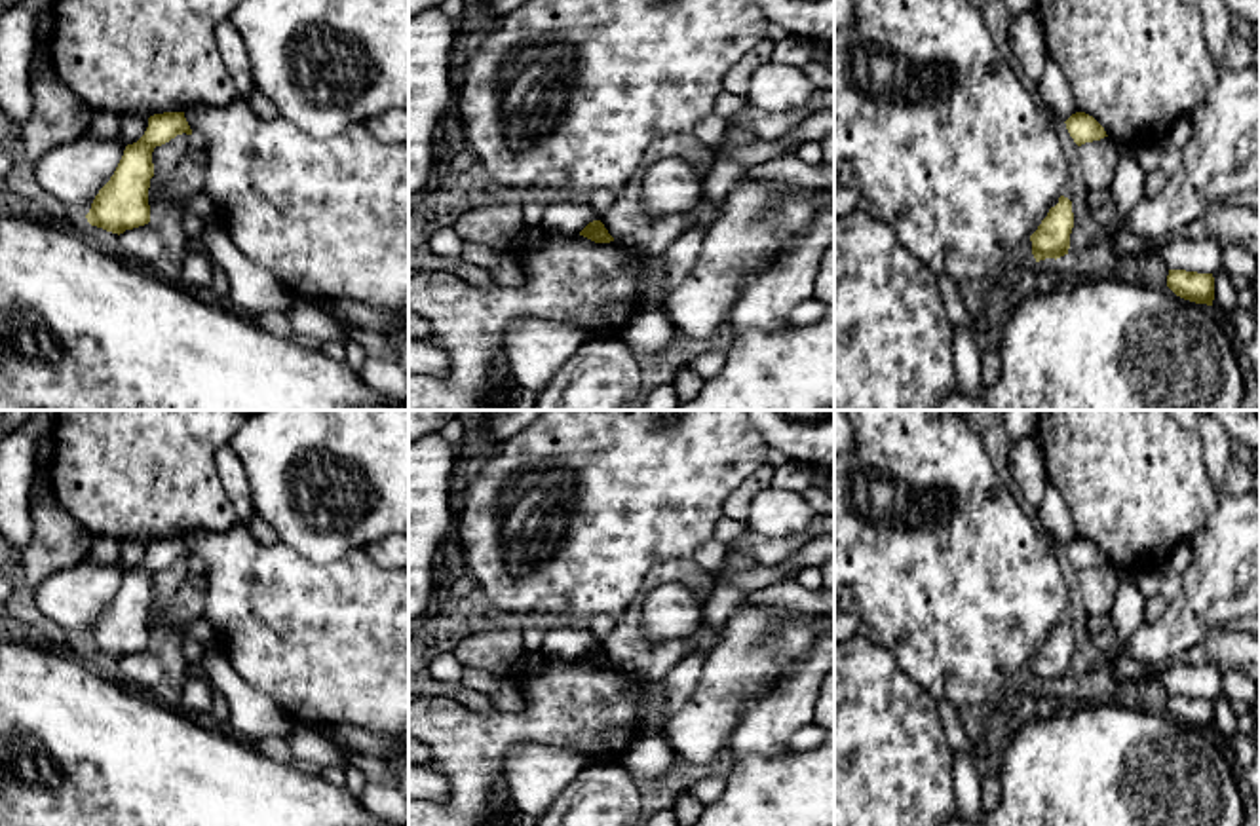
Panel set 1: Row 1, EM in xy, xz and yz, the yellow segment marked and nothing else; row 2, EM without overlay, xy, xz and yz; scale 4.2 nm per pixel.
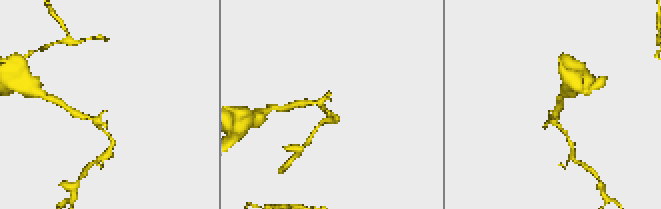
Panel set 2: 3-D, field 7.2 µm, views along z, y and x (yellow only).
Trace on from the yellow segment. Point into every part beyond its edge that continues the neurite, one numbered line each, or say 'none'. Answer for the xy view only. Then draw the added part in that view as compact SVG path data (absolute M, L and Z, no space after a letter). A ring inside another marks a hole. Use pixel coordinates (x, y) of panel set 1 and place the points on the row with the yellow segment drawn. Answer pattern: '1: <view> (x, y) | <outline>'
none

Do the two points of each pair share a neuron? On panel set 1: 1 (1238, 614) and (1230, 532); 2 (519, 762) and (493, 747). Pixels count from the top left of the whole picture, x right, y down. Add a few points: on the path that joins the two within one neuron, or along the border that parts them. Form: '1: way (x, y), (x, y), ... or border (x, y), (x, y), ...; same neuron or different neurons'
1: way (1238, 593), (1238, 553); same neuron
2: border (550, 745), (515, 745), (504, 758), (504, 777); different neurons

